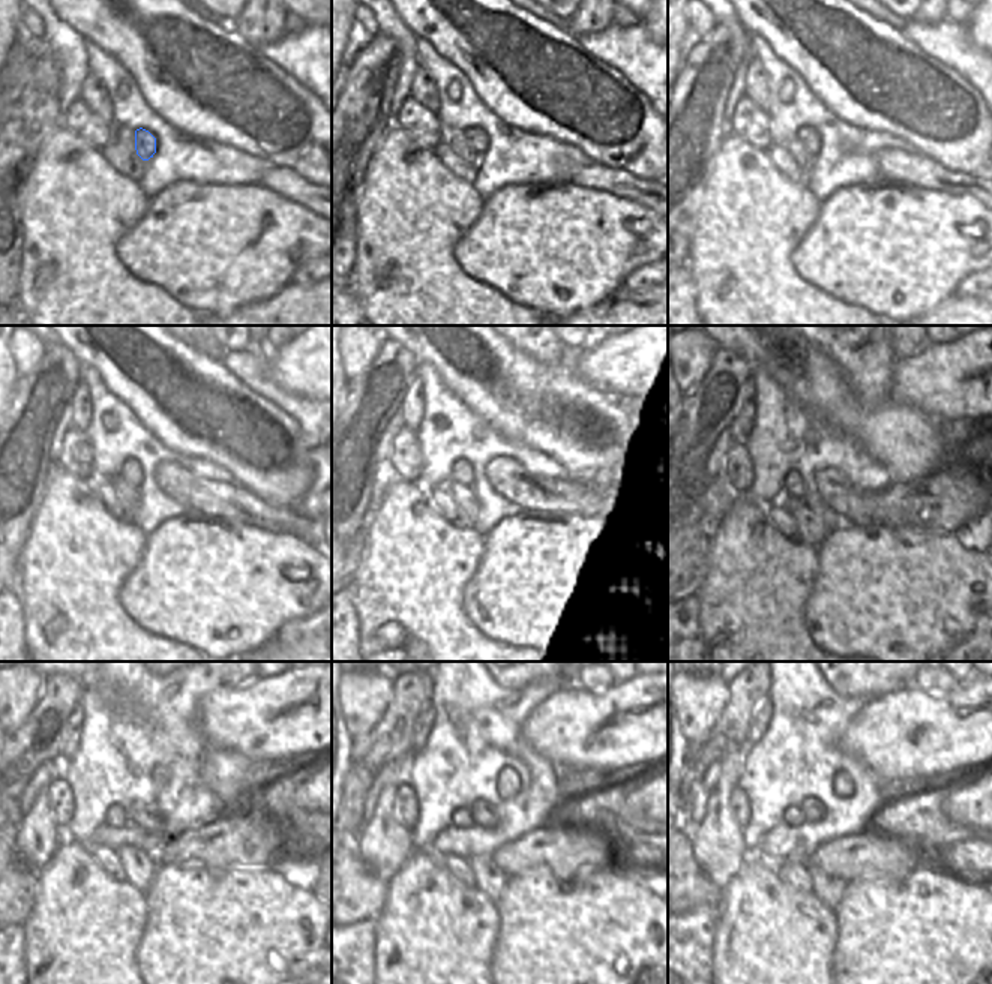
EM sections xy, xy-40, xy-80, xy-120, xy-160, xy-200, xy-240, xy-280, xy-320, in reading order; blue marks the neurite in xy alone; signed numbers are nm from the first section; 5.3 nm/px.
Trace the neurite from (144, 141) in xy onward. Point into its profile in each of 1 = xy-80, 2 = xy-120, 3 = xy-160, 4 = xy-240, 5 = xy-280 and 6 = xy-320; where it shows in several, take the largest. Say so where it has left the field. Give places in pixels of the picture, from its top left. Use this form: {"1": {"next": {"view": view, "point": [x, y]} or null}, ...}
{"1": {"next": {"view": "xy-80", "point": [808, 137]}}, "2": {"next": {"view": "xy-120", "point": [131, 473]}}, "3": {"next": {"view": "xy-160", "point": [461, 473]}}, "4": {"next": {"view": "xy-240", "point": [119, 818]}}, "5": {"next": {"view": "xy-280", "point": [461, 818]}}, "6": {"next": {"view": "xy-320", "point": [794, 816]}}}

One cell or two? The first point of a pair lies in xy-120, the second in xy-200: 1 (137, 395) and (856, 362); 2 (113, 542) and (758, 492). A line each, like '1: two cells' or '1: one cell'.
1: two cells
2: two cells

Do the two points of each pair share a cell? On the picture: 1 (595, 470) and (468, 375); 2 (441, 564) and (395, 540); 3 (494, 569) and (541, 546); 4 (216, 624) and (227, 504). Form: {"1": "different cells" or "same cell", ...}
{"1": "same cell", "2": "same cell", "3": "same cell", "4": "different cells"}

